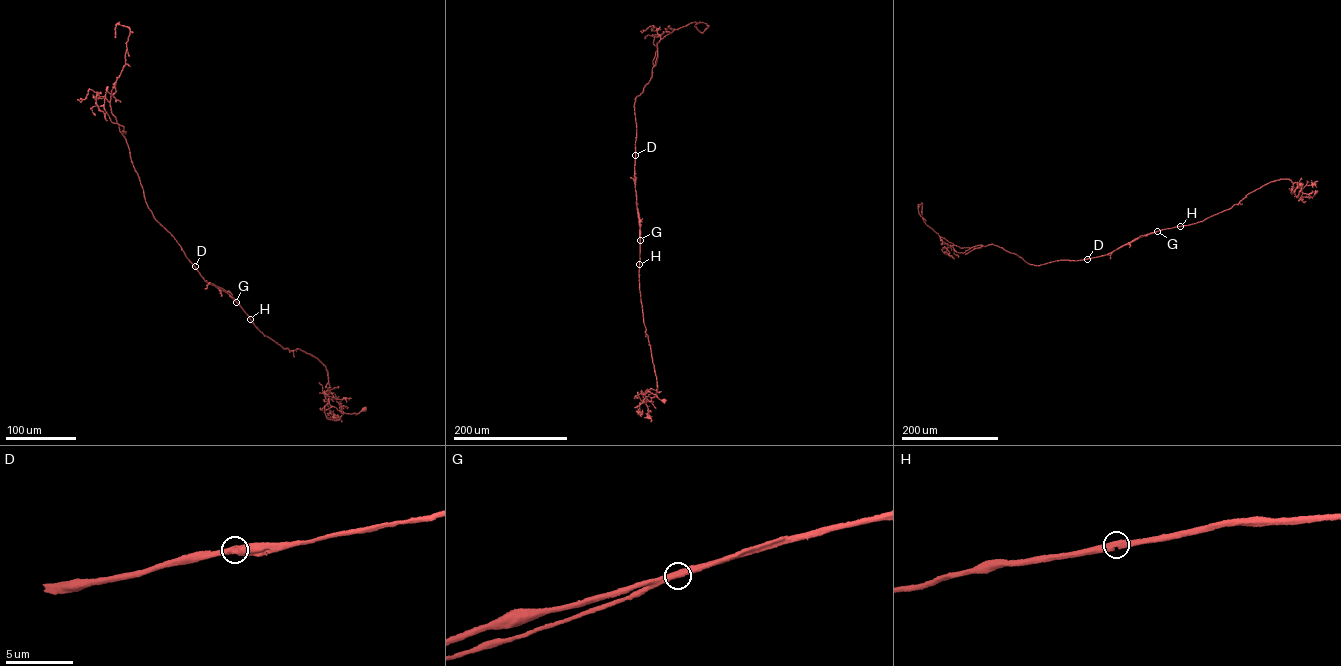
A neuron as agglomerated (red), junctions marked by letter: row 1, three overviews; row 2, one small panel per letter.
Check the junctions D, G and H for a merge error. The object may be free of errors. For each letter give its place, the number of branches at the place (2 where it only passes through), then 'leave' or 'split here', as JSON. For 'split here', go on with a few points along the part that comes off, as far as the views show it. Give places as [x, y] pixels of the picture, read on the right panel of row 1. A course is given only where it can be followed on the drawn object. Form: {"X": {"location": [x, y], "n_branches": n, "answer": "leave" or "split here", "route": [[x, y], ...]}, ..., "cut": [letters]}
{"D": {"location": [1087, 259], "n_branches": 2, "answer": "leave"}, "G": {"location": [1157, 231], "n_branches": 2, "answer": "split here", "route": [[1157, 231], [1112, 251], [1110, 258]]}, "H": {"location": [1180, 226], "n_branches": 2, "answer": "leave"}, "cut": ["G"]}

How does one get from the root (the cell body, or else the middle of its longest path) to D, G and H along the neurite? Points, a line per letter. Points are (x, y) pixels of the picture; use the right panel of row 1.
D: (1300, 185), (1297, 196), (1296, 182), (1270, 182), (1203, 221), (1151, 233), (1087, 259)
G: (1300, 185), (1297, 196), (1300, 189), (1296, 182), (1286, 179), (1270, 182), (1231, 208), (1203, 221), (1157, 231)
H: (1300, 185), (1297, 196), (1300, 189), (1296, 182), (1286, 179), (1270, 182), (1230, 208), (1203, 221), (1180, 226)

